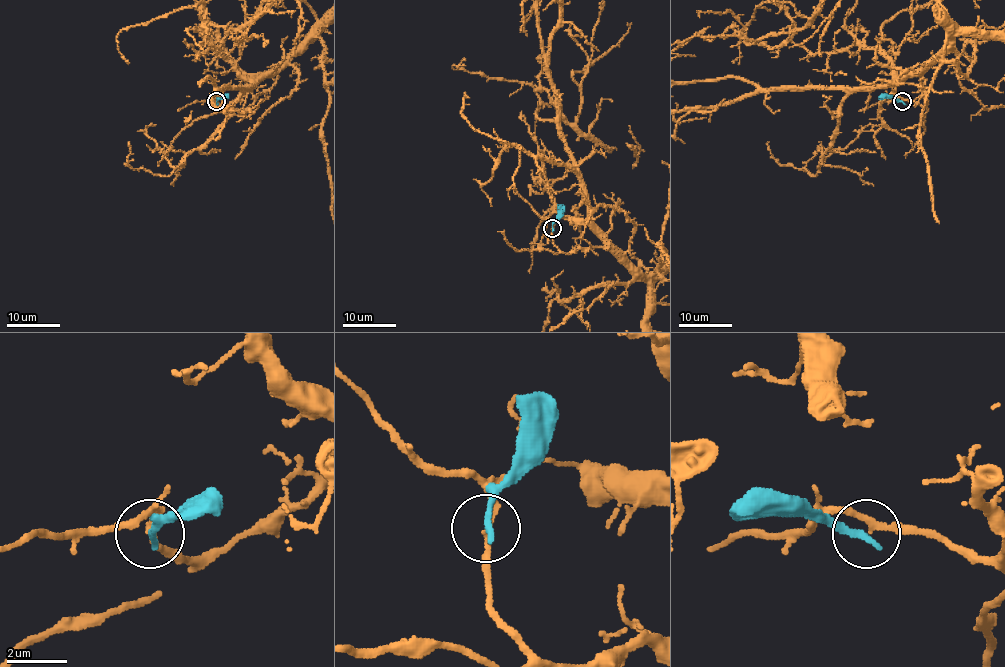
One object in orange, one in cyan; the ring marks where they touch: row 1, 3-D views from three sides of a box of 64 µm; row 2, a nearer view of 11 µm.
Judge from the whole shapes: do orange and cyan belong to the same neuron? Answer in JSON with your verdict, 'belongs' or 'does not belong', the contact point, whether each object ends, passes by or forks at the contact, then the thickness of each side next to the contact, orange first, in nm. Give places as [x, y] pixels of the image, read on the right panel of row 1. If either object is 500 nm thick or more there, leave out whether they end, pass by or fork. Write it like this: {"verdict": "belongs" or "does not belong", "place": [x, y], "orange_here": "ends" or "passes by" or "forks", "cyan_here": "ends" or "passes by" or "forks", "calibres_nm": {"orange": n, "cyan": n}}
{"verdict": "does not belong", "place": [902, 101], "orange_here": "passes by", "cyan_here": "ends", "calibres_nm": {"orange": 200, "cyan": 240}}

